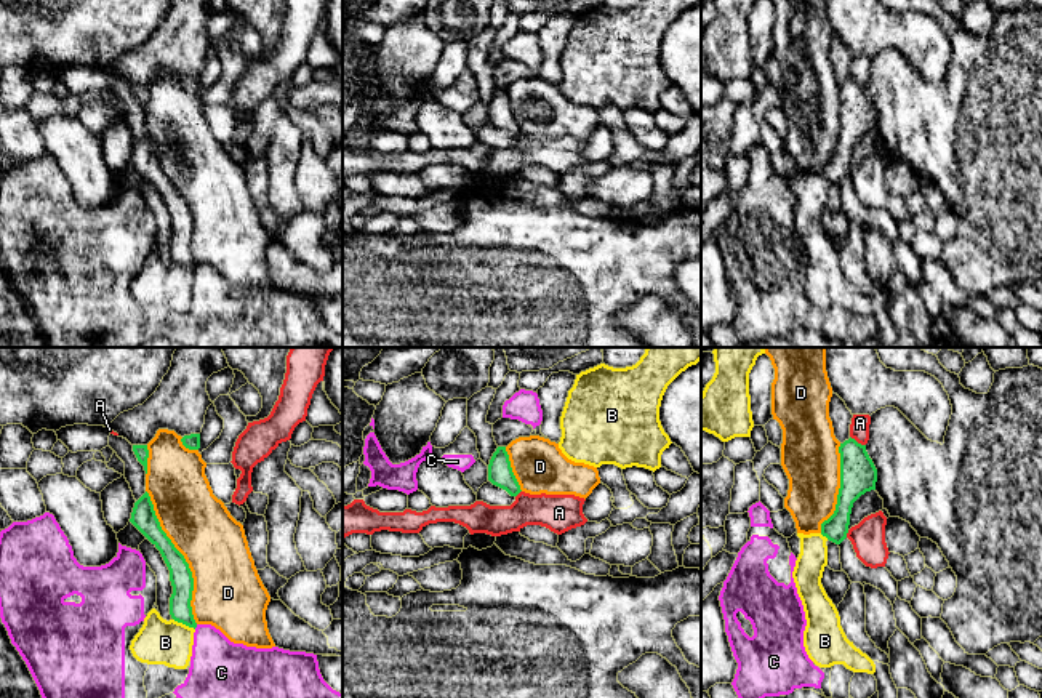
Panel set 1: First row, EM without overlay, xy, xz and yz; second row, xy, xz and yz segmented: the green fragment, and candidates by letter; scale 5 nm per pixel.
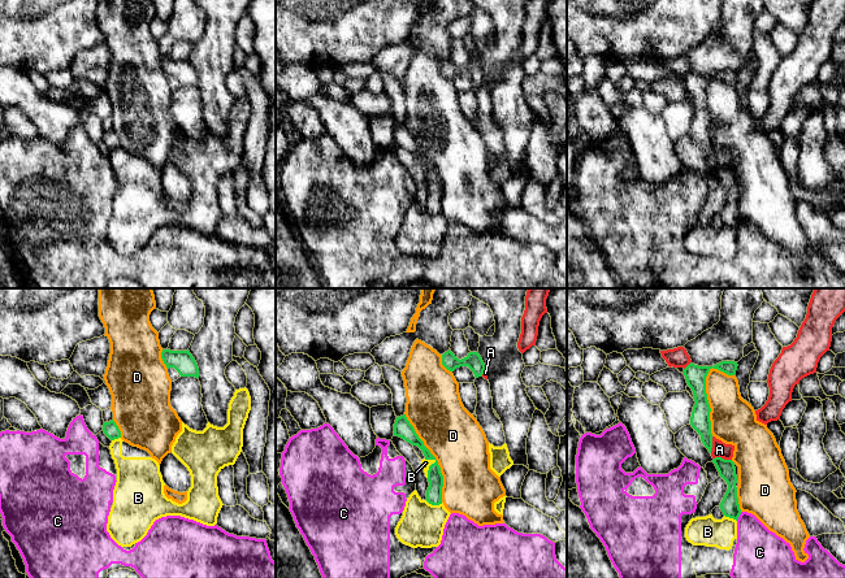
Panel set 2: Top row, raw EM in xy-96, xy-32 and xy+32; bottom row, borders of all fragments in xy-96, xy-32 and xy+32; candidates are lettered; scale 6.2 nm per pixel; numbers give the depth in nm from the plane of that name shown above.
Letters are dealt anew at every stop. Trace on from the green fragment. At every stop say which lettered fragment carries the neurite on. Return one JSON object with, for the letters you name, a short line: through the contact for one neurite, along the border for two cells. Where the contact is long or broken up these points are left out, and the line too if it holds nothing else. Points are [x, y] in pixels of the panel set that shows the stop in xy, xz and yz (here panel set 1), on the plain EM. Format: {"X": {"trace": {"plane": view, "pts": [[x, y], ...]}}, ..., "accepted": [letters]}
{"accepted": []}

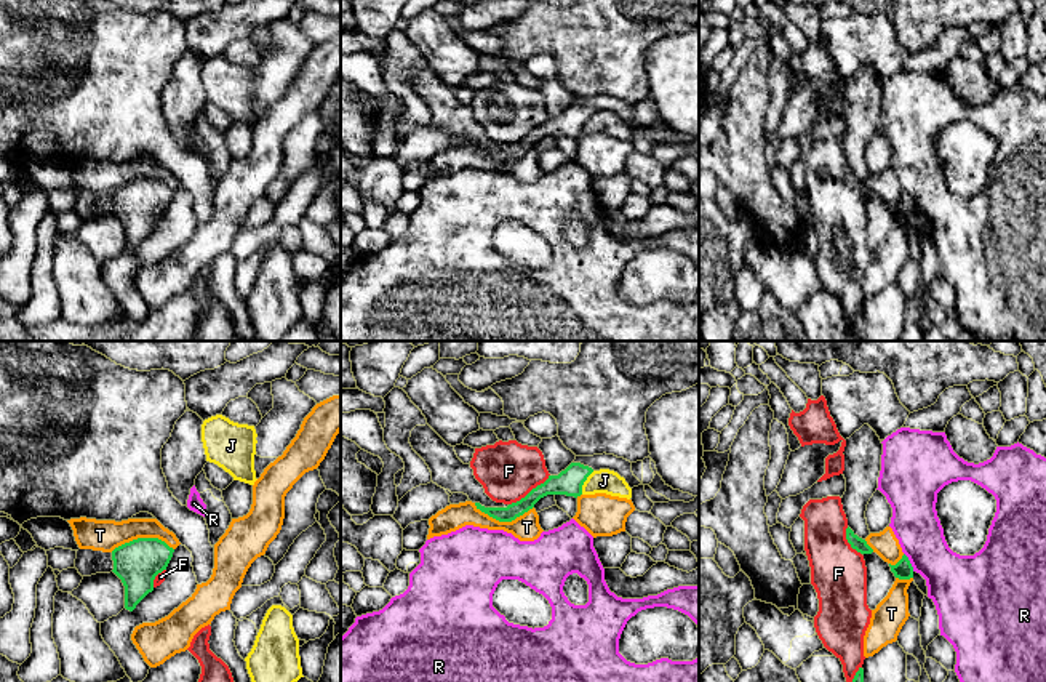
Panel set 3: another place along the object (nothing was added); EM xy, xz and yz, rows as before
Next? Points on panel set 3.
{"accepted": []}

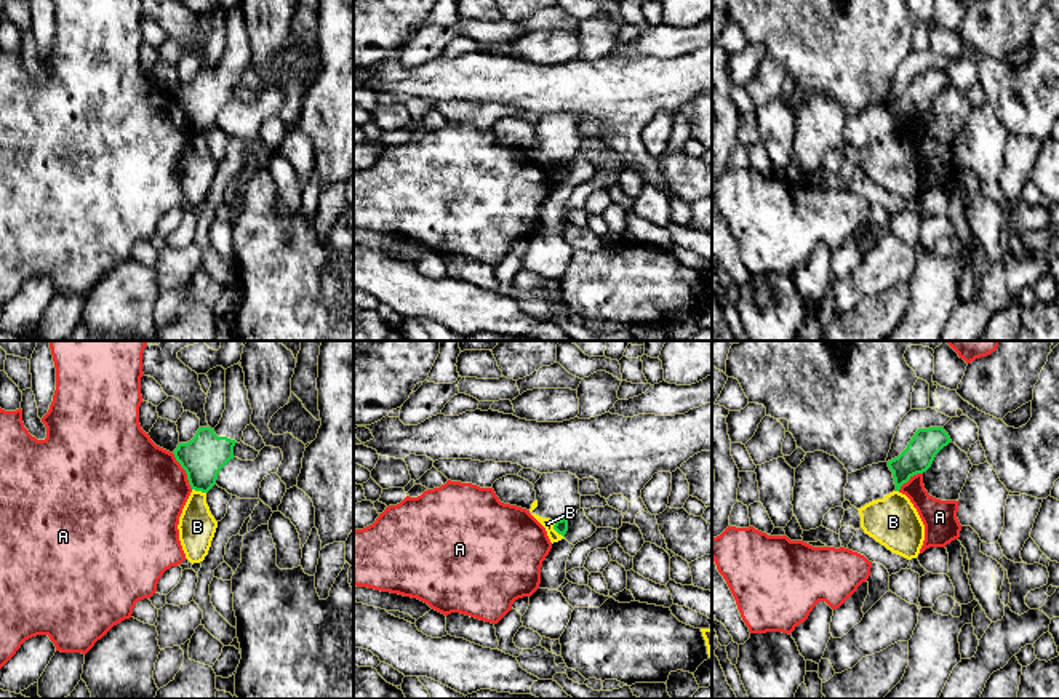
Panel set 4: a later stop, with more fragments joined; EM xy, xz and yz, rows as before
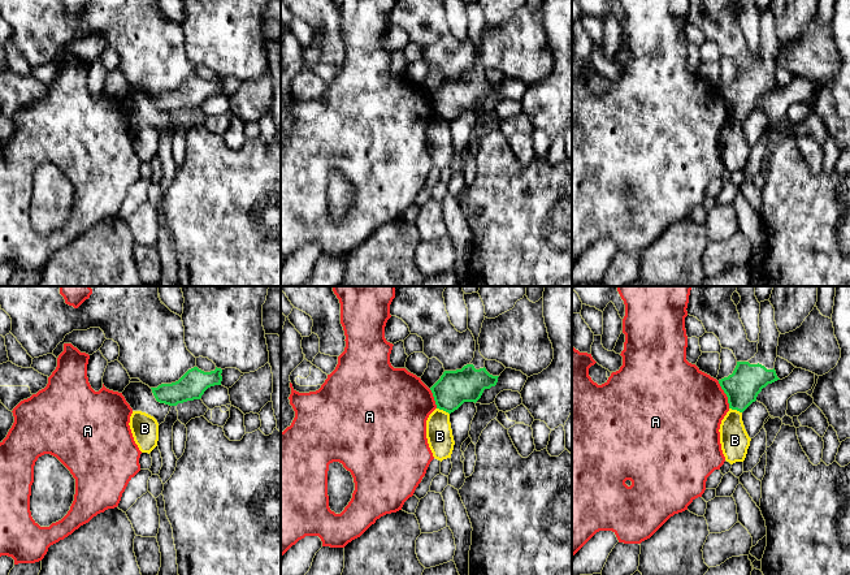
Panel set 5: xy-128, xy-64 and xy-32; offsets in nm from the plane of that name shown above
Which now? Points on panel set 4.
{"accepted": []}

